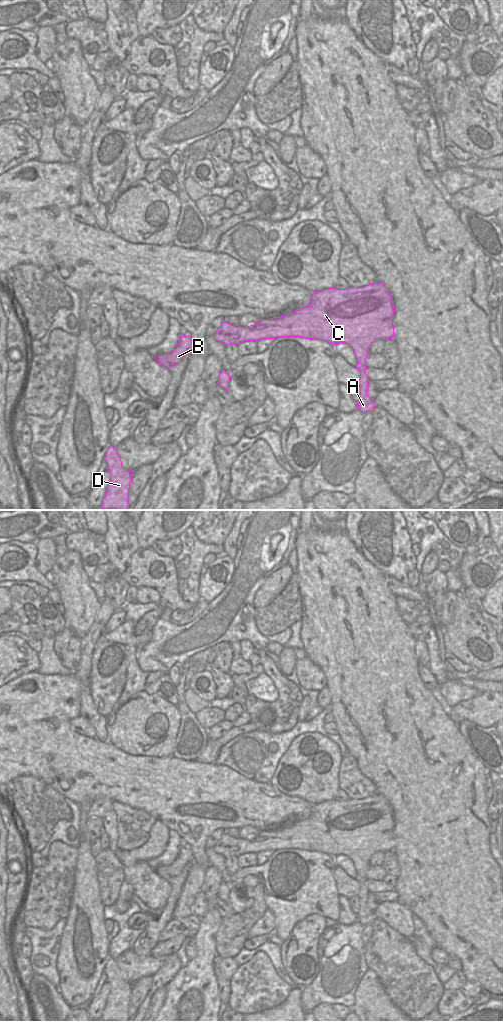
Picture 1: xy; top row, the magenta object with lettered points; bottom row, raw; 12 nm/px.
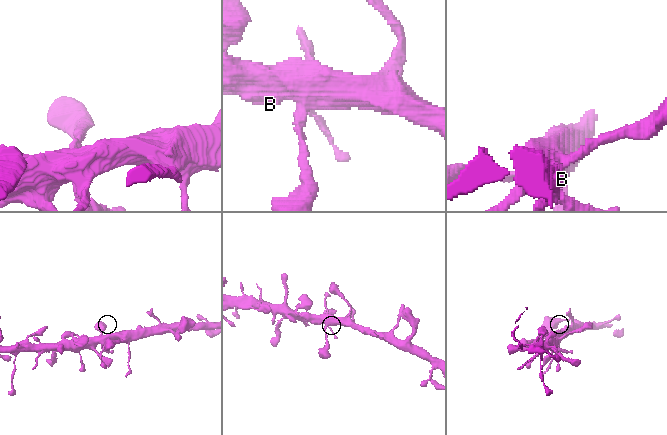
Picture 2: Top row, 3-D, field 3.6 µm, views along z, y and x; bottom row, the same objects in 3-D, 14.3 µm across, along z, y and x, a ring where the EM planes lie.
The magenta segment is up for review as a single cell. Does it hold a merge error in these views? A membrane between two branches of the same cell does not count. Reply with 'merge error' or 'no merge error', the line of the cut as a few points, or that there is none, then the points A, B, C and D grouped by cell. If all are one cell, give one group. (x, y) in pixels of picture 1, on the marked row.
merge error; cut xy (357, 367), (362, 367), (365, 370); groups A / B C D

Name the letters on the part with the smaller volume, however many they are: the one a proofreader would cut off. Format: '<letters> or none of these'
A

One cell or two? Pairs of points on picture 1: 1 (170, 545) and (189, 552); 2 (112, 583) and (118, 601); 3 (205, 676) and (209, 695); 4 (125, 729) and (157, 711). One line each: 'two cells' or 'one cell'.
1: two cells
2: one cell
3: one cell
4: one cell

